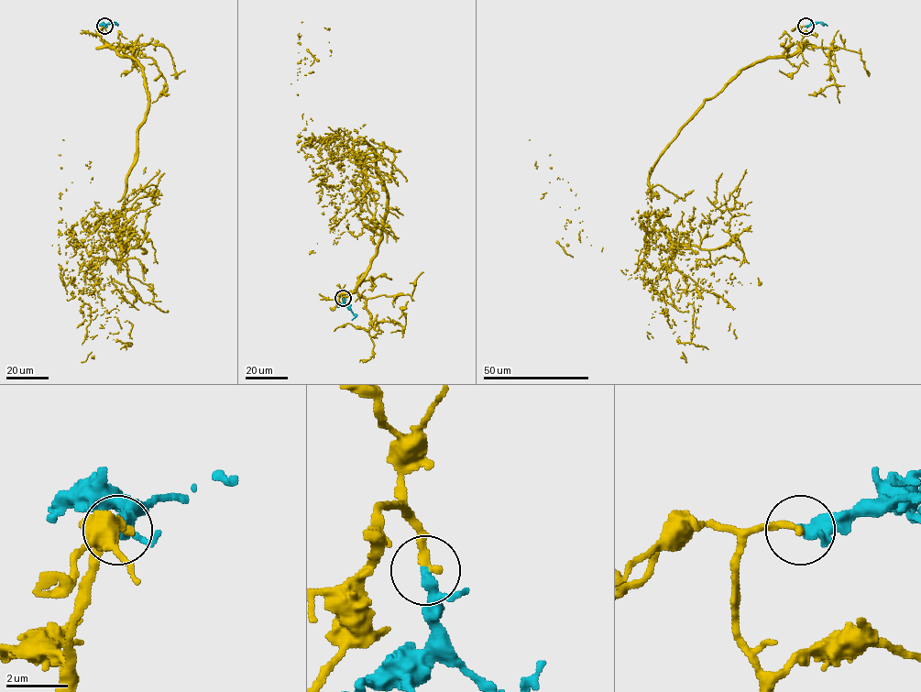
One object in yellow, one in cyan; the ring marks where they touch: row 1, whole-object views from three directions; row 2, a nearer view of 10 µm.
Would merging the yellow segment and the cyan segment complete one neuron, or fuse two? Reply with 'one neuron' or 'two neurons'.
one neuron

